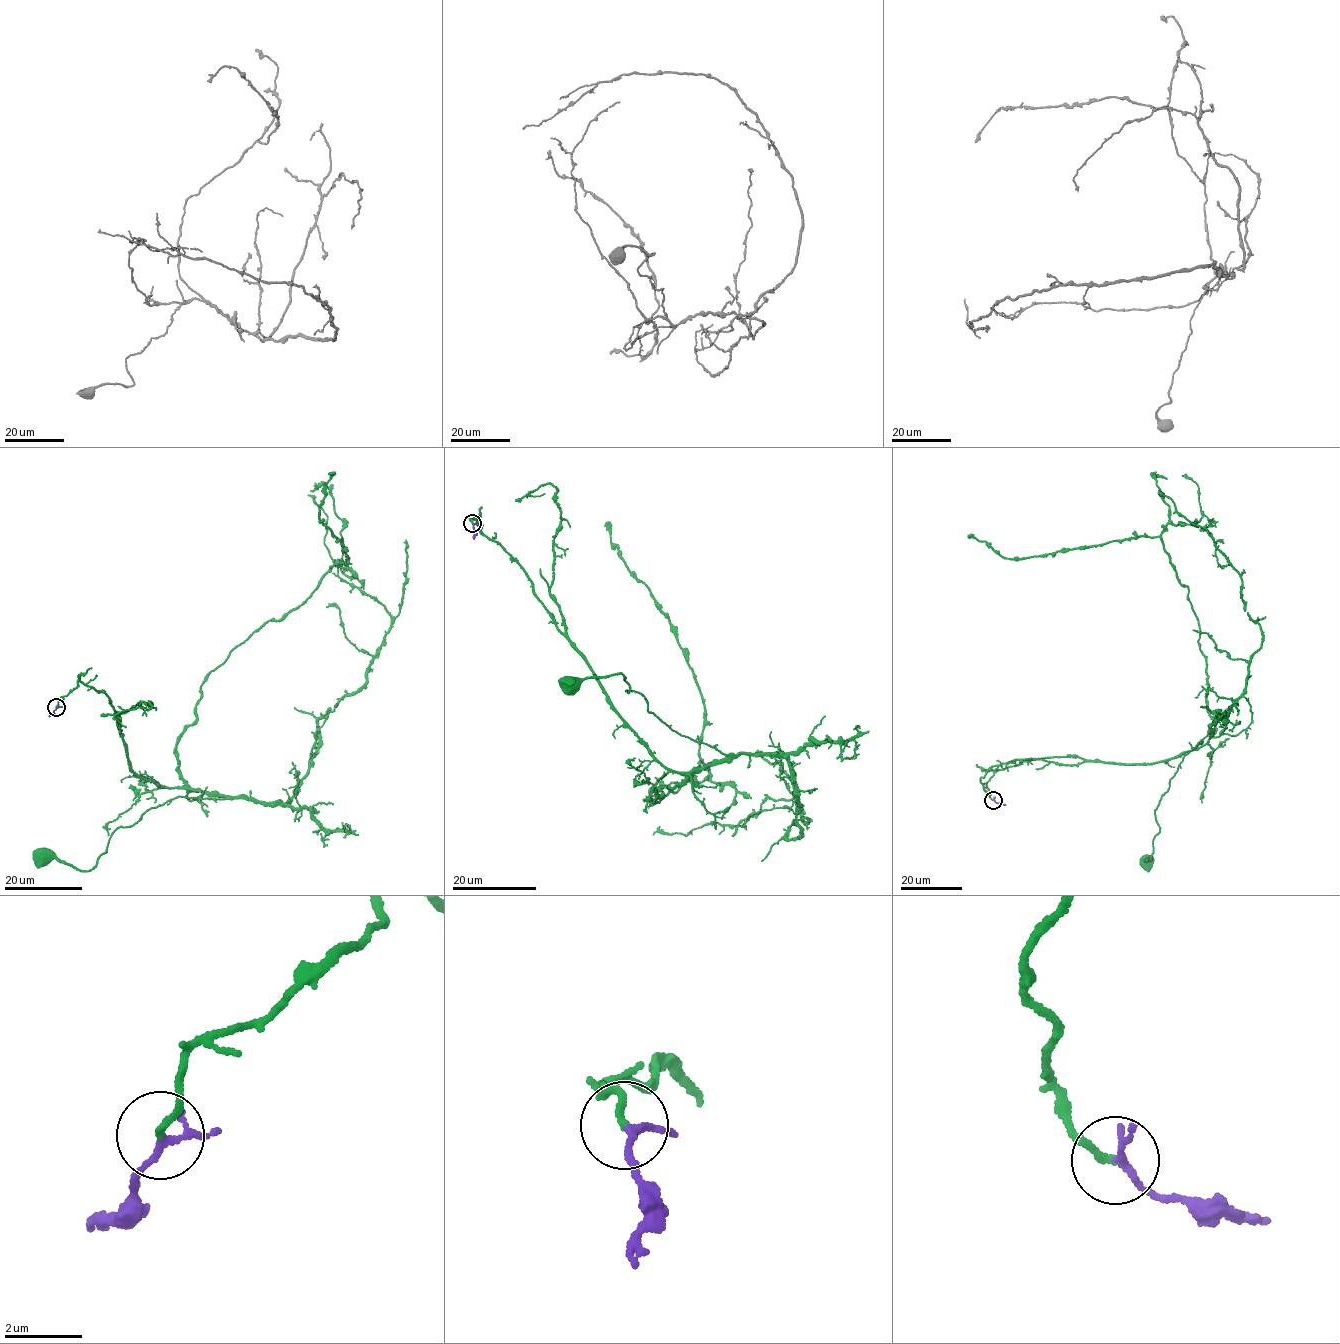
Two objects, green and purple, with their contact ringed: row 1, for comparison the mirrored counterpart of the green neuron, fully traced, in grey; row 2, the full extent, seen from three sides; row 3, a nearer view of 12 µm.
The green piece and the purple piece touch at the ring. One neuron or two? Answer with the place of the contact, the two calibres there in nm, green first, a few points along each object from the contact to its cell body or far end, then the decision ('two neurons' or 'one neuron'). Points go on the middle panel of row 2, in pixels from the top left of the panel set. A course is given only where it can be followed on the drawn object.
(472, 523) | 160/110 nm | green via (472, 523), (518, 563), (657, 760), (688, 773), (728, 757), (675, 732), (620, 673), (571, 686) | purple via (472, 523), (474, 539) | one neuron

